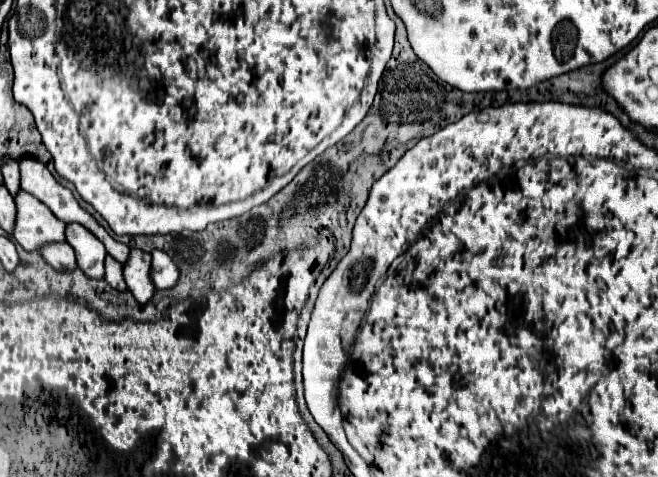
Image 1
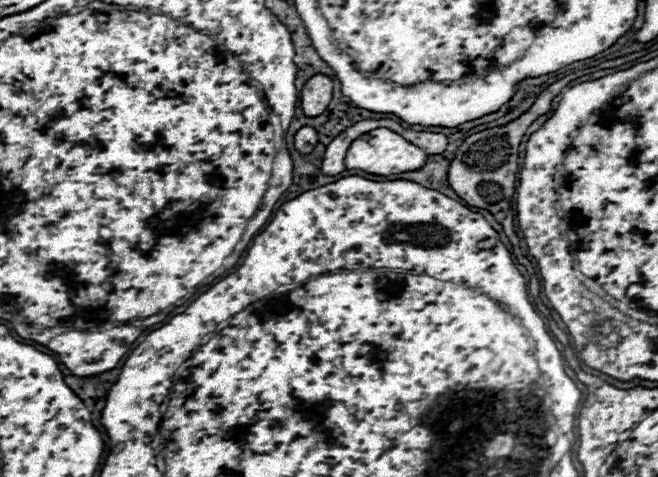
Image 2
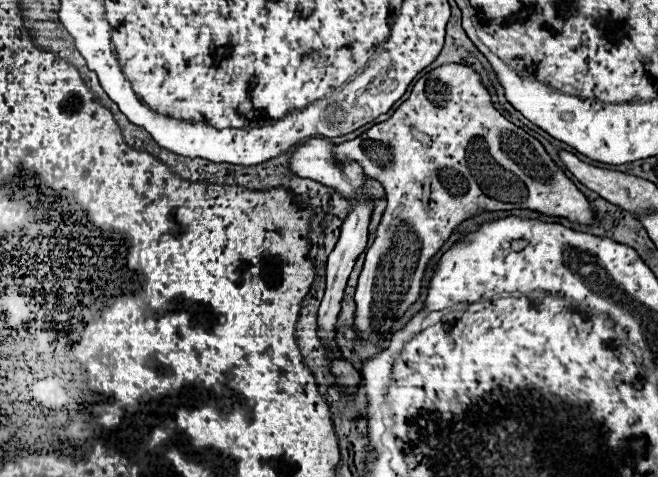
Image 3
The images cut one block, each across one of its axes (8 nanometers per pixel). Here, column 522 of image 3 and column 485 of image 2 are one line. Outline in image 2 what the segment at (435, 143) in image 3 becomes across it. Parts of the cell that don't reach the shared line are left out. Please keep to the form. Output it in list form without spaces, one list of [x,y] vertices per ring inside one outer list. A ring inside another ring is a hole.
[[[570,74],[564,80],[554,82],[548,90],[544,90],[538,96],[534,106],[526,114],[522,114],[518,120],[514,120],[514,122],[510,122],[502,128],[490,128],[490,130],[468,136],[464,140],[464,144],[456,150],[456,158],[450,164],[448,182],[454,188],[454,192],[462,200],[466,200],[466,204],[470,204],[470,206],[488,208],[488,212],[504,226],[504,232],[510,238],[510,242],[518,238],[518,234],[514,230],[514,212],[510,208],[510,200],[512,200],[512,194],[514,194],[514,180],[516,180],[516,172],[518,172],[518,156],[520,156],[522,136],[526,134],[526,128],[536,118],[540,118],[540,116],[544,116],[552,110],[552,100],[574,78],[576,78],[576,74]]]

